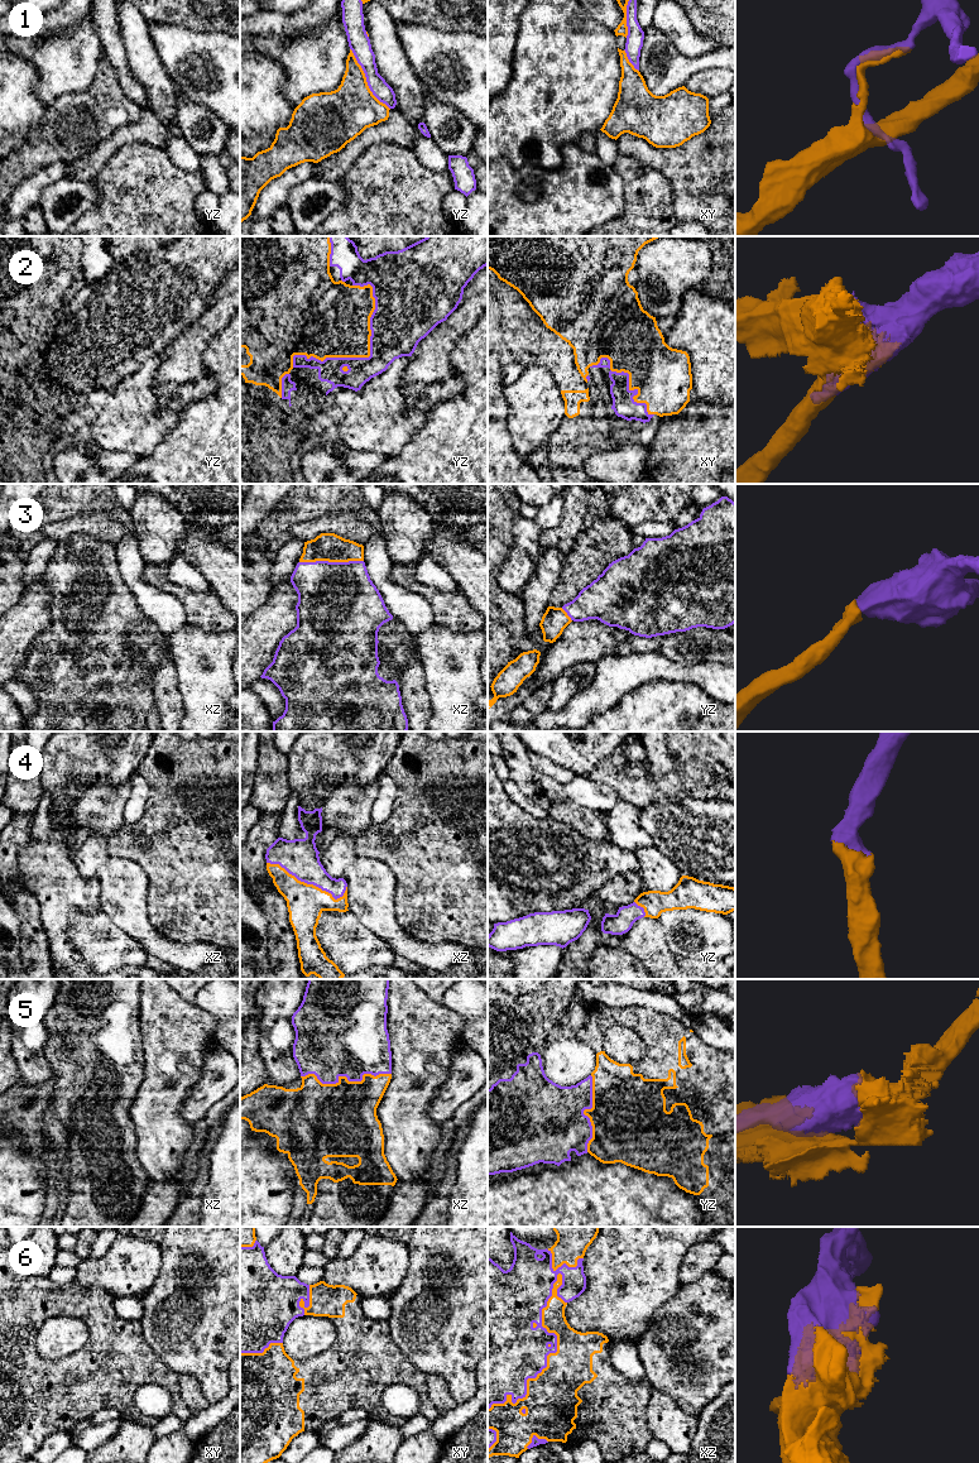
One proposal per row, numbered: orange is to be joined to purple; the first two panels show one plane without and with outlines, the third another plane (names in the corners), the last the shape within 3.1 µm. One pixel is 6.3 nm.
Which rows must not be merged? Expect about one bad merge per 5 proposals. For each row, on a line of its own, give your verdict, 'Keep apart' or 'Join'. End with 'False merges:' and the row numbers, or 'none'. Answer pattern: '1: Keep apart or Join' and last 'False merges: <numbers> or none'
1: Keep apart
2: Join
3: Join
4: Join
5: Join
6: Join
False merges: 1

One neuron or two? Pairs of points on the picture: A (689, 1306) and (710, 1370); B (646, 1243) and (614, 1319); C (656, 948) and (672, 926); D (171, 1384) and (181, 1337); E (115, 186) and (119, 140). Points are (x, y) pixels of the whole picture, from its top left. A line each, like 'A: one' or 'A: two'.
A: one
B: one
C: two
D: two
E: two

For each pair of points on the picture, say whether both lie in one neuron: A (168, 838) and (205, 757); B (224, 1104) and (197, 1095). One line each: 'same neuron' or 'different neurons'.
A: same neuron
B: different neurons

